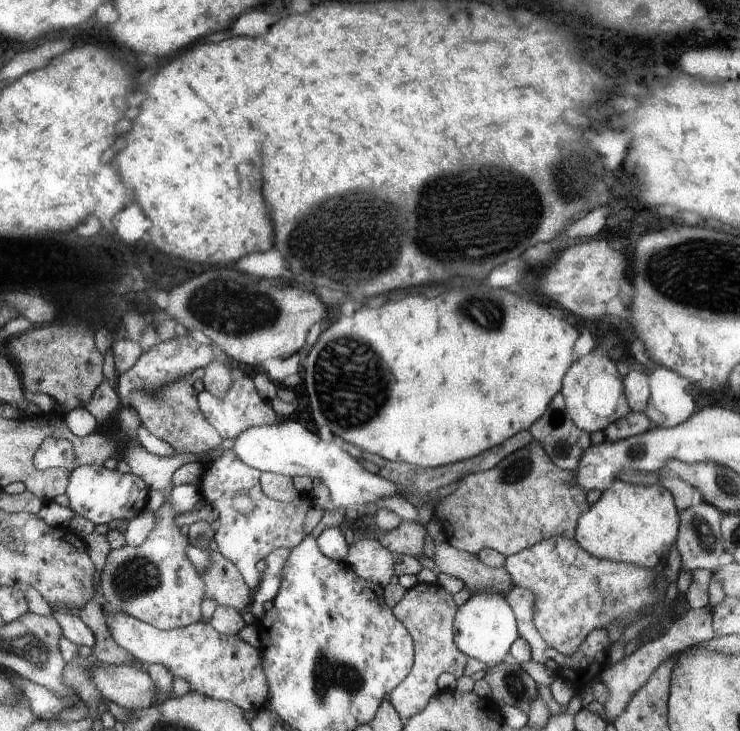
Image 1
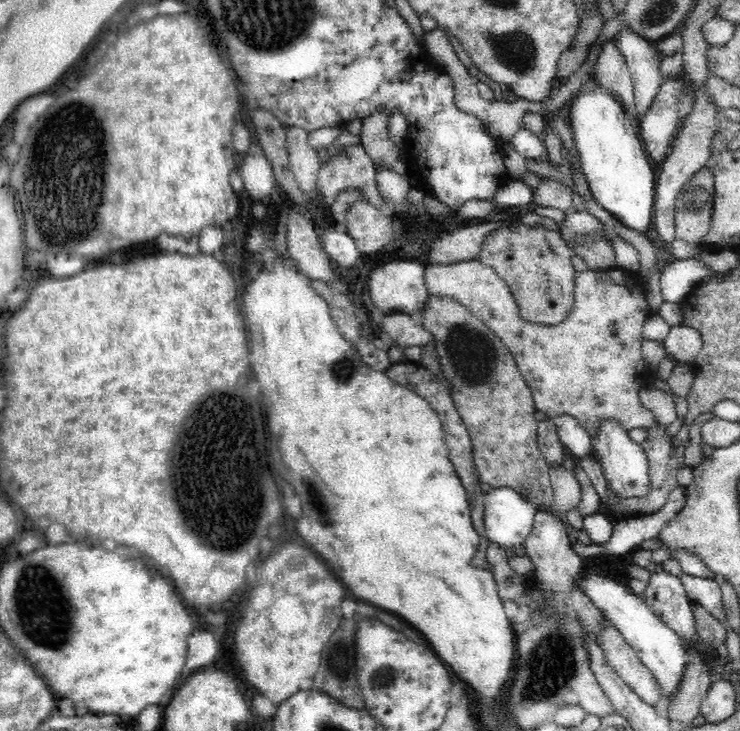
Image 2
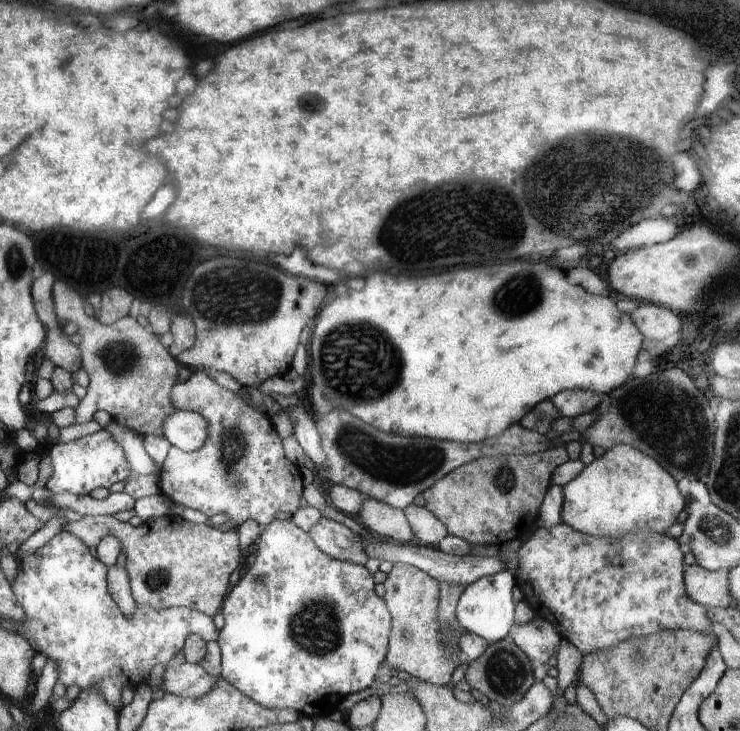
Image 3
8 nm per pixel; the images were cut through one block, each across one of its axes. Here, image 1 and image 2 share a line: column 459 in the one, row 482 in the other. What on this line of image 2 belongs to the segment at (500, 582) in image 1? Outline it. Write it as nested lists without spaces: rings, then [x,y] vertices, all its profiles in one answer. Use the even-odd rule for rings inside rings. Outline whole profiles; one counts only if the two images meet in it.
[[[550,466],[550,480],[556,496],[556,510],[560,514],[578,510],[582,502],[582,484],[576,478],[576,472],[566,470],[564,466]]]

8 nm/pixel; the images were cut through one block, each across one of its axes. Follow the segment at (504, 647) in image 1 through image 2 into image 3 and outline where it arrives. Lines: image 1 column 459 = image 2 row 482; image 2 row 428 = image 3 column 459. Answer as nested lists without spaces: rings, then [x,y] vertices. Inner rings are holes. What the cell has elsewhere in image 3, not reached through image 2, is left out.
[[[507,570],[479,578],[473,584],[465,586],[465,590],[461,592],[461,596],[457,600],[457,608],[455,608],[457,624],[467,634],[479,636],[491,644],[495,644],[499,640],[507,640],[511,634],[511,628],[515,626],[515,622],[513,622],[515,602],[513,602],[513,594],[511,594],[513,586],[517,586],[515,578]]]

